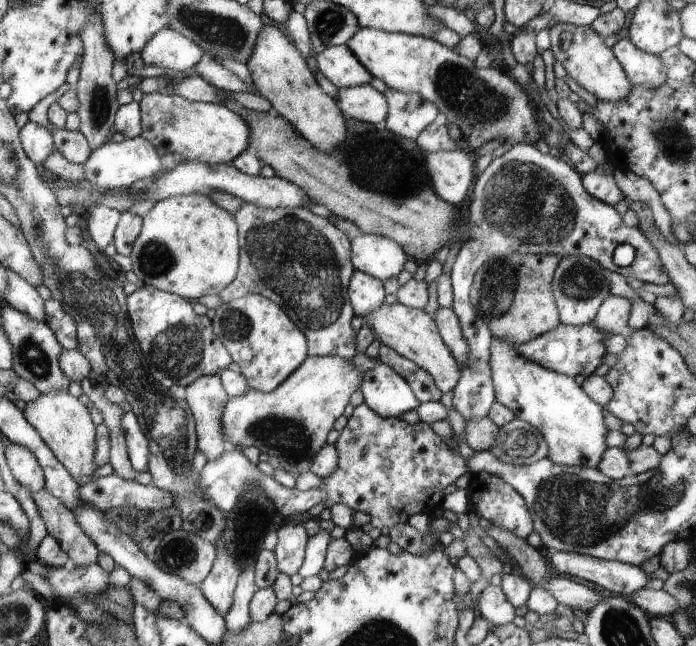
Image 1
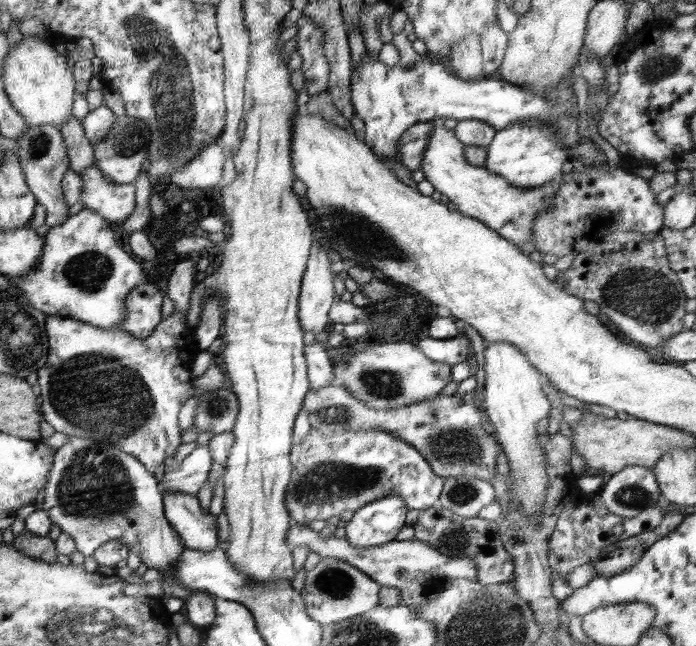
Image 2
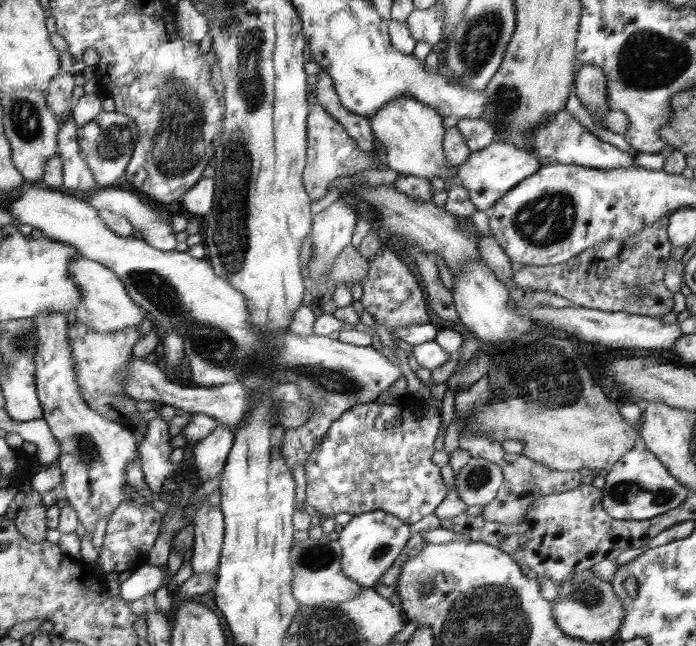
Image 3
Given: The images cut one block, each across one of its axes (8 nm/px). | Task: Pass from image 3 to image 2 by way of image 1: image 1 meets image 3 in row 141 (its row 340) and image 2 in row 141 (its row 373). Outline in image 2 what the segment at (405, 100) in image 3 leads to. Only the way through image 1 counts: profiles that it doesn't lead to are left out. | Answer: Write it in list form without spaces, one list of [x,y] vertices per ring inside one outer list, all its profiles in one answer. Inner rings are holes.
[[[442,123],[432,125],[430,137],[423,153],[420,170],[432,186],[448,197],[456,205],[456,210],[464,216],[472,217],[495,229],[500,236],[522,246],[524,242],[532,242],[532,230],[535,228],[536,215],[540,209],[554,203],[552,195],[560,188],[560,176],[550,183],[536,188],[516,188],[506,177],[498,176],[485,166],[473,165],[466,160],[463,142],[454,136],[454,131],[444,127]]]

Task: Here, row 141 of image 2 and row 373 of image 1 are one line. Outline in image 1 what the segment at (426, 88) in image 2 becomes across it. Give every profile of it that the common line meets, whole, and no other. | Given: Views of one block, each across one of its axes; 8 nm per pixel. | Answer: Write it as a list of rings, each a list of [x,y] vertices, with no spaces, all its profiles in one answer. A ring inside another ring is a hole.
[[[592,323],[585,326],[560,324],[552,331],[526,343],[516,345],[515,348],[527,360],[534,361],[538,365],[542,365],[543,368],[552,369],[556,373],[562,373],[568,377],[576,377],[579,374],[588,377],[593,375],[596,368],[603,364],[603,357],[608,355],[602,342],[606,335]],[[382,362],[363,374],[361,389],[364,403],[382,417],[399,417],[420,404],[406,378]]]

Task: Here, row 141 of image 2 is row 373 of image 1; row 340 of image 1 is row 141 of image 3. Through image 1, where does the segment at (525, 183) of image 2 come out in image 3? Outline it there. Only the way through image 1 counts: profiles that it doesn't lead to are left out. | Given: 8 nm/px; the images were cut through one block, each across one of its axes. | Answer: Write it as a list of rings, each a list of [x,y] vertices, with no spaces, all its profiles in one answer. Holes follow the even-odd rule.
[[[495,136],[494,142],[490,146],[484,148],[484,150],[472,152],[470,157],[458,167],[457,184],[462,185],[467,190],[472,204],[477,210],[487,212],[508,191],[538,172],[541,166],[540,157],[537,154],[532,154],[528,150],[520,150],[512,142],[498,140],[498,136]]]

